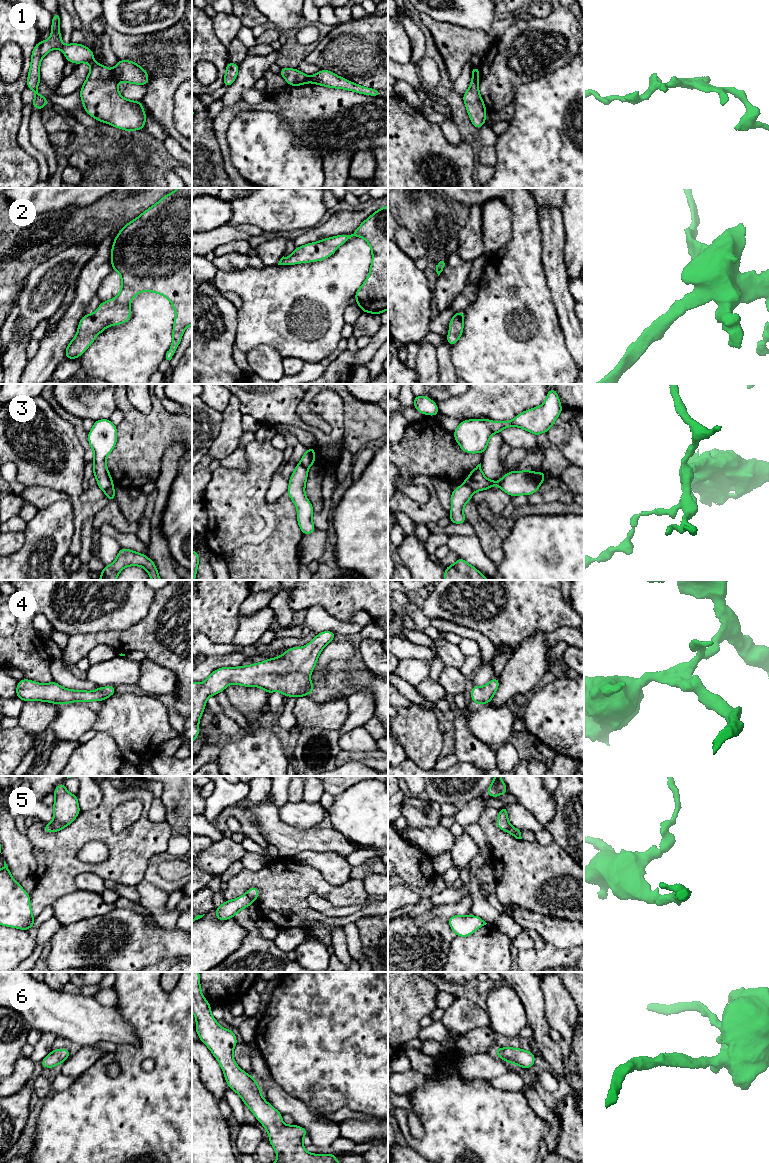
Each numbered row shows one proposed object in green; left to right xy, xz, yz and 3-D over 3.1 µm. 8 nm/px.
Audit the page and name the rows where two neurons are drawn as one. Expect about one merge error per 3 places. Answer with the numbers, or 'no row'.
1, 3, 5

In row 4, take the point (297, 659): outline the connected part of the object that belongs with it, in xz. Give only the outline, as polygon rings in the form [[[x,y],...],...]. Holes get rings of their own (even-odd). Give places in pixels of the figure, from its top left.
[[[323,631],[305,647],[289,648],[276,658],[252,665],[216,669],[202,683],[192,681],[192,743],[199,736],[199,721],[207,698],[224,691],[230,684],[255,685],[269,694],[279,691],[288,697],[309,695],[315,689],[310,674],[322,650],[335,636],[333,631]]]

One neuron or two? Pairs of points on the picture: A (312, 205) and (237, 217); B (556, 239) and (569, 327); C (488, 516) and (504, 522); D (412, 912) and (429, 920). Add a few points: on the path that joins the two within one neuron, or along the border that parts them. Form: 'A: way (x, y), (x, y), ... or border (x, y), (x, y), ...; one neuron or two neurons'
A: way (293, 205), (277, 205), (256, 209); one neuron
B: way (556, 261), (558, 287), (564, 305); one neuron
C: way (492, 518), (500, 521); one neuron
D: border (437, 905), (432, 910), (415, 917), (398, 917); two neurons

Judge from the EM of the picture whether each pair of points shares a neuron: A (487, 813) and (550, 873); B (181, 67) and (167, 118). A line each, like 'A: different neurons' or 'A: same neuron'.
A: same neuron
B: same neuron

